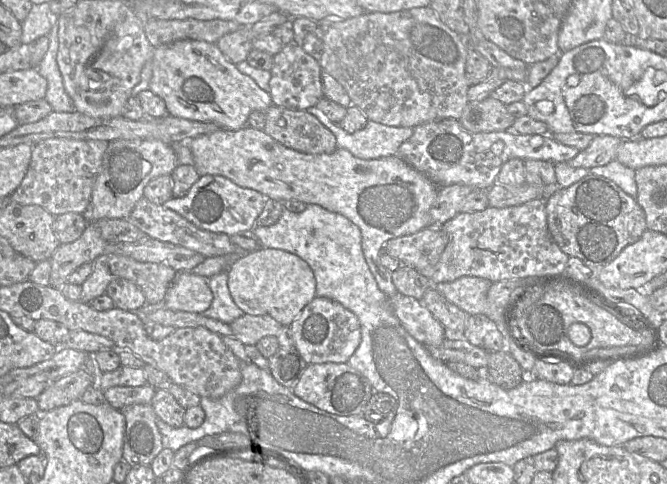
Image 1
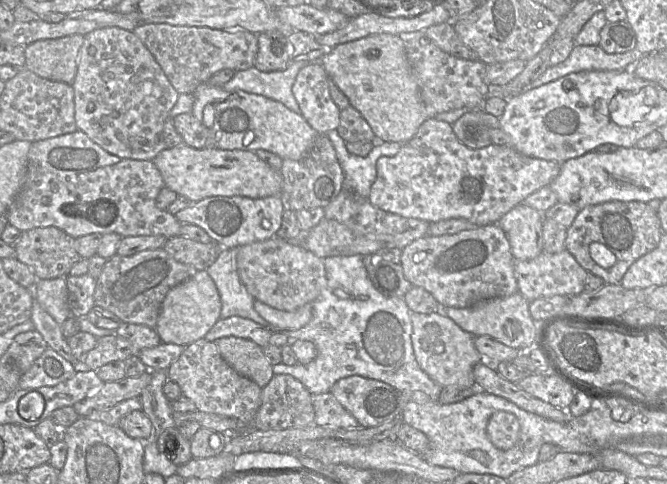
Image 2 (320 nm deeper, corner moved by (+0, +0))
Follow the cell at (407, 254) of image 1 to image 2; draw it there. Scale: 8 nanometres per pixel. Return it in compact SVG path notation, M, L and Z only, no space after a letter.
M498 224L477 226L456 234L418 238L402 249L401 265L405 278L413 286L430 292L441 307L467 308L483 300L508 297L518 292L514 257L507 235Z

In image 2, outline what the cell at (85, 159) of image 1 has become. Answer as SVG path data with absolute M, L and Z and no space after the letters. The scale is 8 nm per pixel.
M84 132L72 133L31 143L28 152L26 180L6 213L7 221L21 232L54 226L76 239L97 233L117 233L123 238L141 235L179 236L182 223L167 209L156 206L156 198L165 186L152 160L120 159L93 142Z

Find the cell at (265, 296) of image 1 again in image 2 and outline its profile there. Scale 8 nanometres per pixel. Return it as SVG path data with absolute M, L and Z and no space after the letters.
M256 299L253 306L256 312L278 331L301 329L313 317L312 303L307 303L294 311L278 310Z

